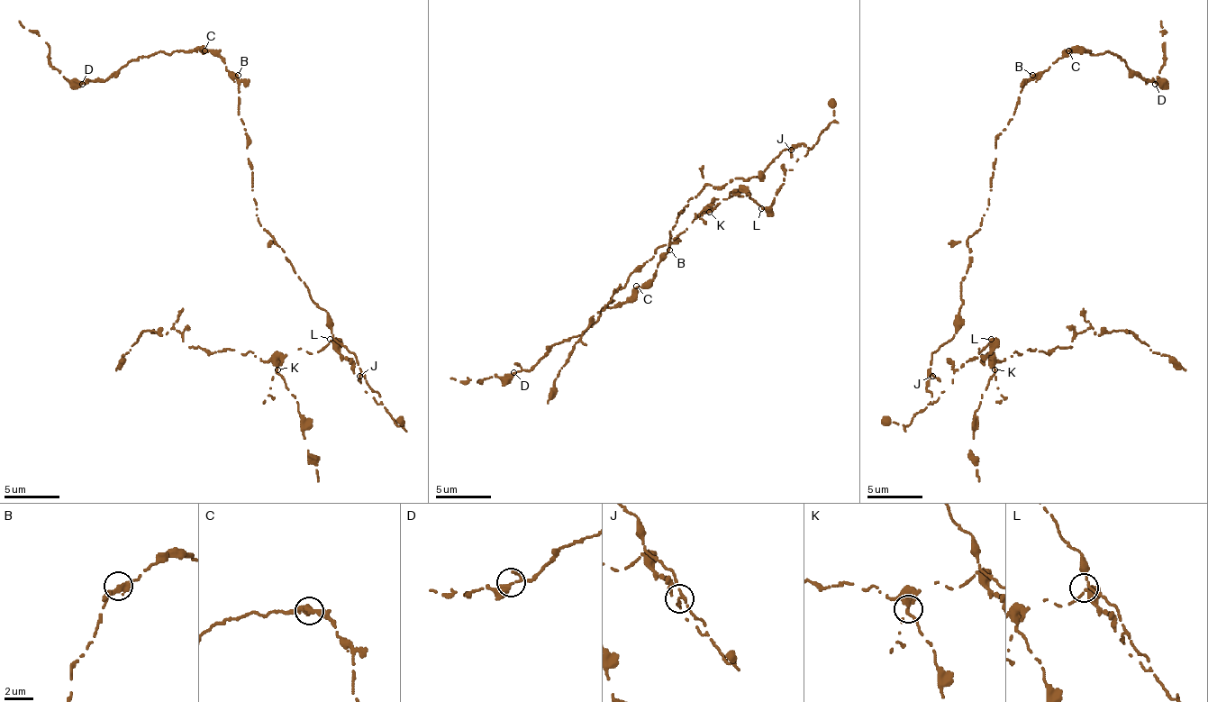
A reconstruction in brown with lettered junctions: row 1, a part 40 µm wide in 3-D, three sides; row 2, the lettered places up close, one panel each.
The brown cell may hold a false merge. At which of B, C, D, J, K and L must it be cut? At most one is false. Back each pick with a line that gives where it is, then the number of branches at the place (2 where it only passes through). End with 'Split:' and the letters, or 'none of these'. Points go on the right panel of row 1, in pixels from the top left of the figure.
K: place (994, 369); branches 3
Split: K

